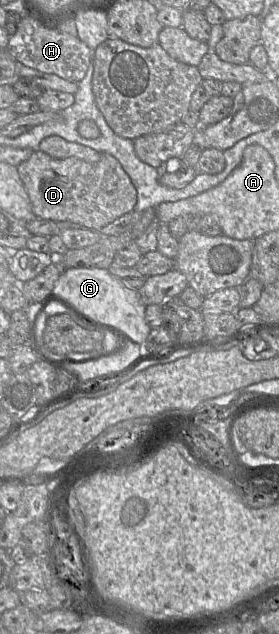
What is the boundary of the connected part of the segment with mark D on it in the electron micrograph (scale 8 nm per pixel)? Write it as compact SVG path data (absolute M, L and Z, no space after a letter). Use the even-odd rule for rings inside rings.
M41 150L17 166L18 175L29 196L36 218L70 221L98 231L118 217L134 210L137 191L118 160L100 153L100 160L89 163L70 157L55 159Z

